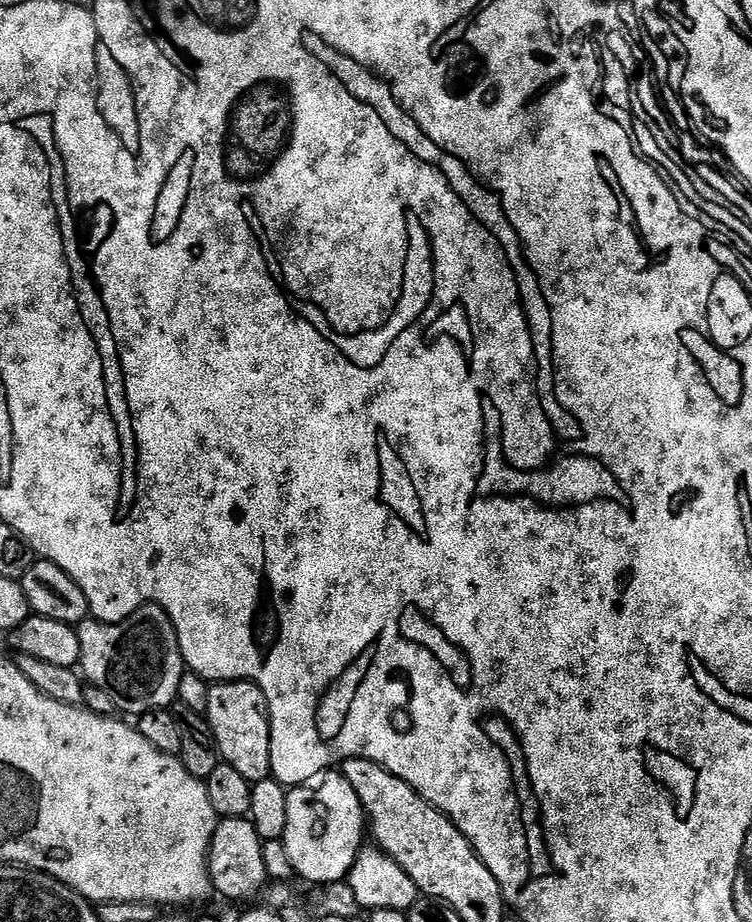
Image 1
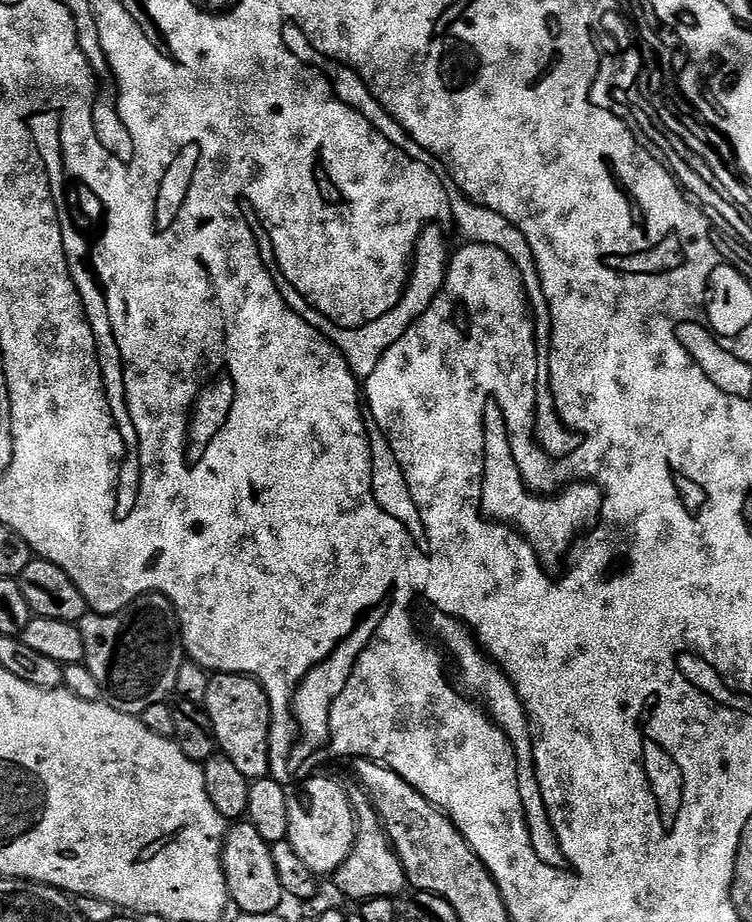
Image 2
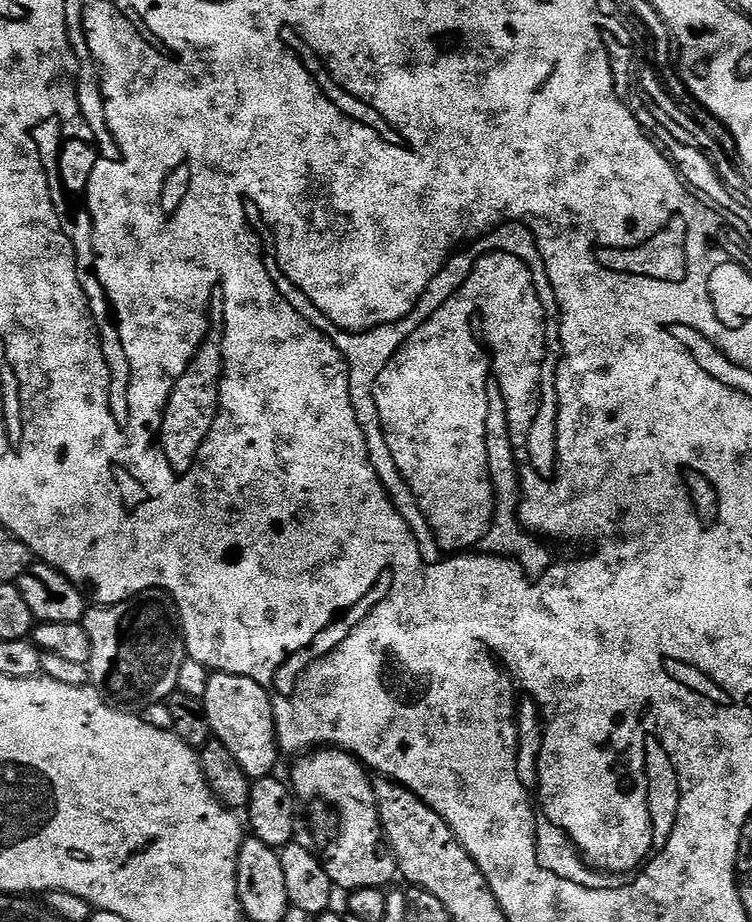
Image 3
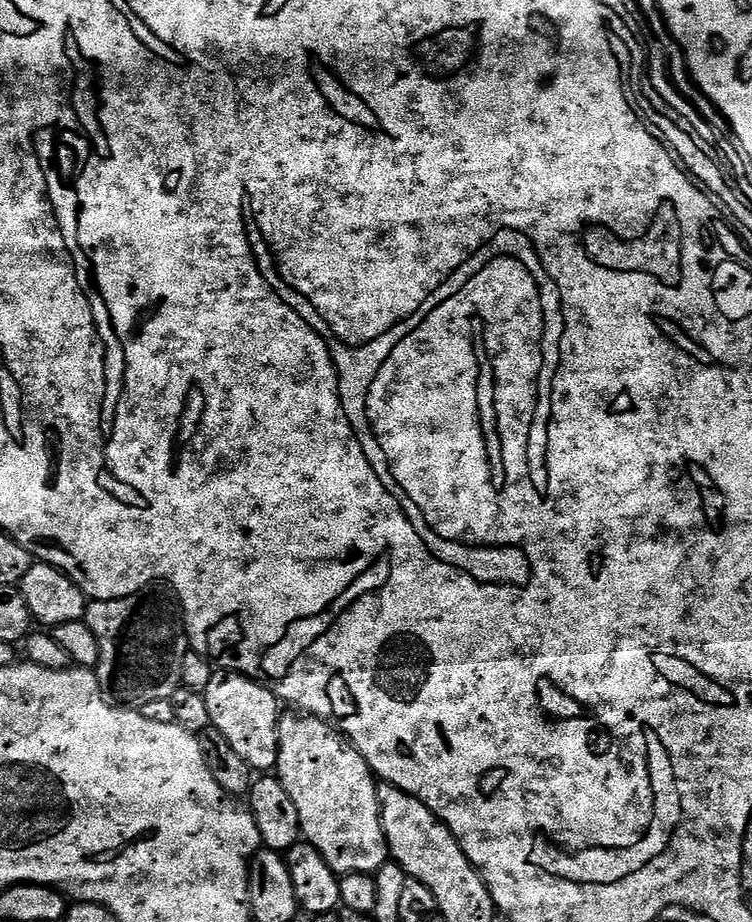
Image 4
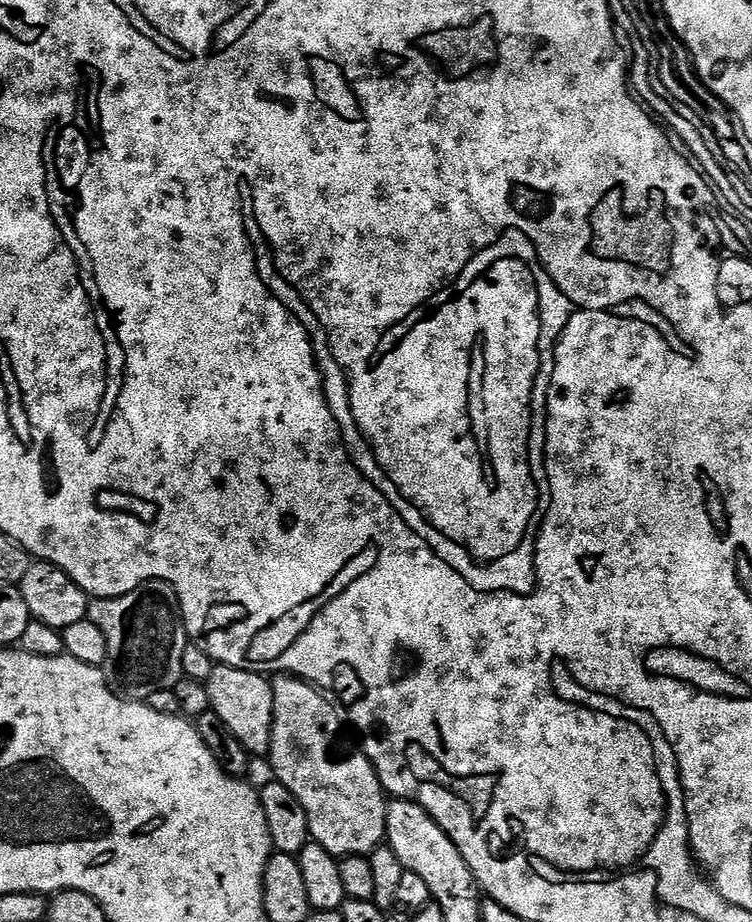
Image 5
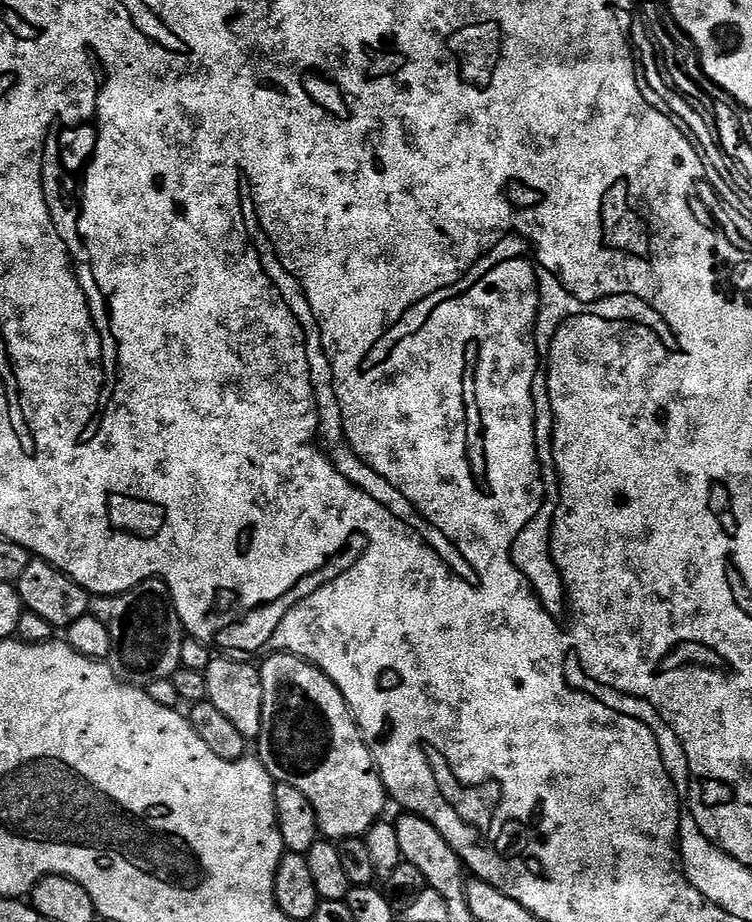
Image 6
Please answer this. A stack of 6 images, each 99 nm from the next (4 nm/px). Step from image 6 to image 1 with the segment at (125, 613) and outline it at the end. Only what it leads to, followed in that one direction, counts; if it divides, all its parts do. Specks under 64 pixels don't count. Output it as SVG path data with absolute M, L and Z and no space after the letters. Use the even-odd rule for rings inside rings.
M157 604L140 605L122 622L103 624L89 618L78 625L80 634L79 671L89 685L102 690L117 709L124 712L149 712L177 703L179 684L186 673L180 657L180 644L170 618Z

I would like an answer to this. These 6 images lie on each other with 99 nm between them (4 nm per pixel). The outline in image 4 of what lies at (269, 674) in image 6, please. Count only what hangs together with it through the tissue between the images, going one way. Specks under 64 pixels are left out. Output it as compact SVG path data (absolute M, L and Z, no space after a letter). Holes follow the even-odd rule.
M284 714L280 718L280 753L275 771L279 775L282 786L286 786L290 798L294 798L294 806L298 806L303 839L320 851L322 858L326 858L326 862L339 877L346 874L379 872L384 864L389 863L390 853L380 813L378 780L371 766L339 727L318 716L292 715L296 716Z

